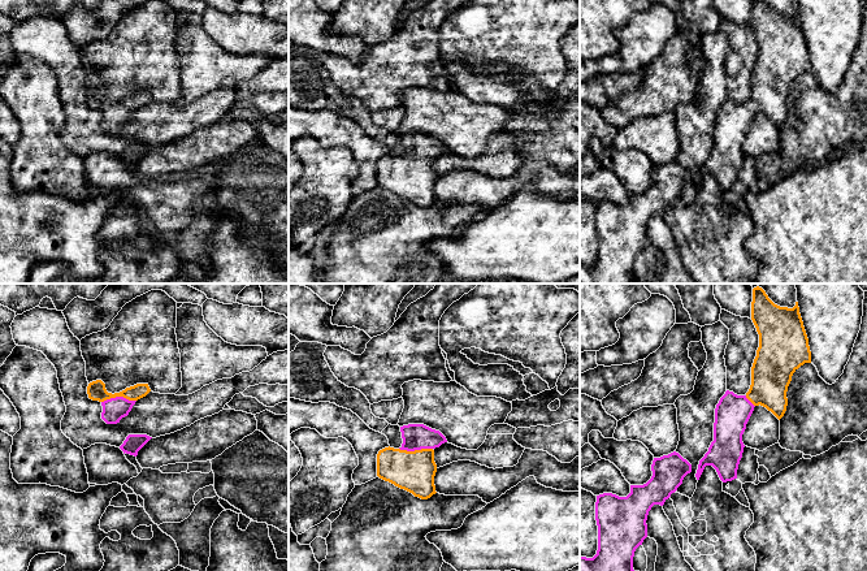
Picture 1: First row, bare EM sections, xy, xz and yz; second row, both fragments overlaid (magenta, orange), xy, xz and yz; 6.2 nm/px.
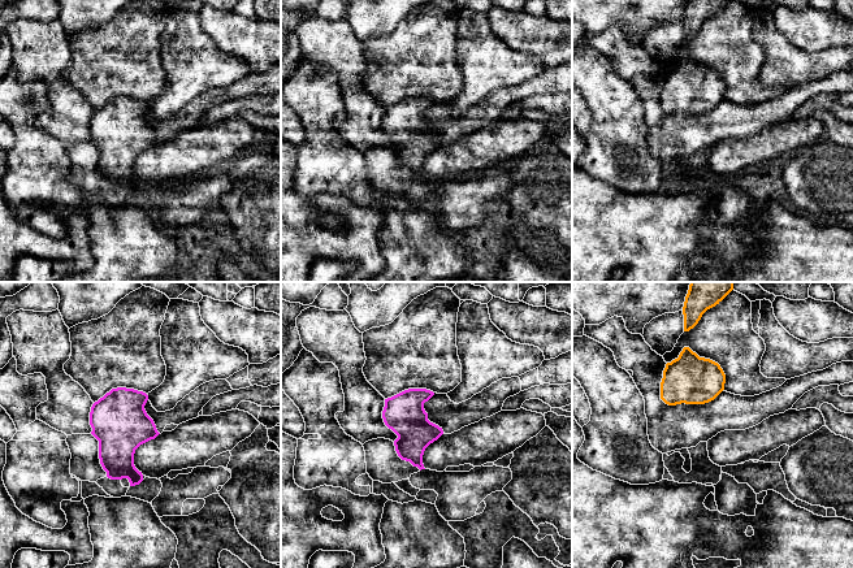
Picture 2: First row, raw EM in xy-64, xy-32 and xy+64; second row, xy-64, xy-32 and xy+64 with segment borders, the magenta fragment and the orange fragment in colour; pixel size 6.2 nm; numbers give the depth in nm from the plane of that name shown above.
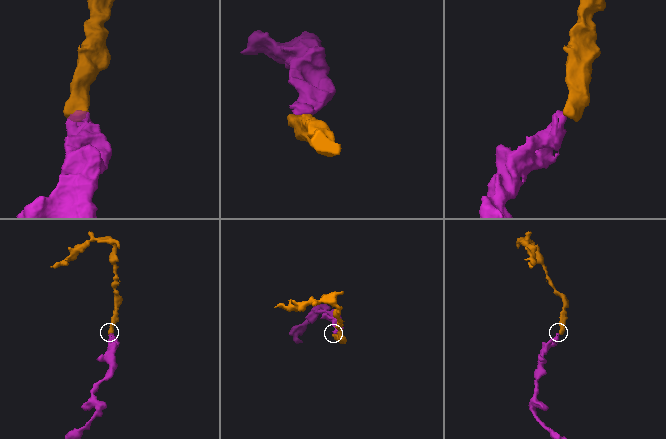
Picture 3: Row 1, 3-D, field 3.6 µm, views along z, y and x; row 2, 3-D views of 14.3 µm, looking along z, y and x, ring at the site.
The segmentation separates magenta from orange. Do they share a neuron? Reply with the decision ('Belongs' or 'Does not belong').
Belongs

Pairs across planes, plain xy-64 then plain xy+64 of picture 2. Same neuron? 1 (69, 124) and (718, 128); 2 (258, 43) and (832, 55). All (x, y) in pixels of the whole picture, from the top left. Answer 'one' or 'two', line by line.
1: one
2: two

